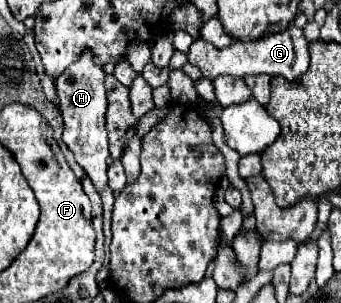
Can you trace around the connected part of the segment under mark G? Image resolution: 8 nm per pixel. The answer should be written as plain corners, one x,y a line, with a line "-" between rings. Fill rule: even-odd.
289,25
281,33
265,33
265,37
259,37
257,41
233,41
225,49
213,49
211,43
199,39
189,47
189,63
195,65
205,79
213,81
219,75
231,75
231,77
247,77
247,75
281,75
289,81
301,77
305,69
309,67
309,51
307,51
307,39
301,29

